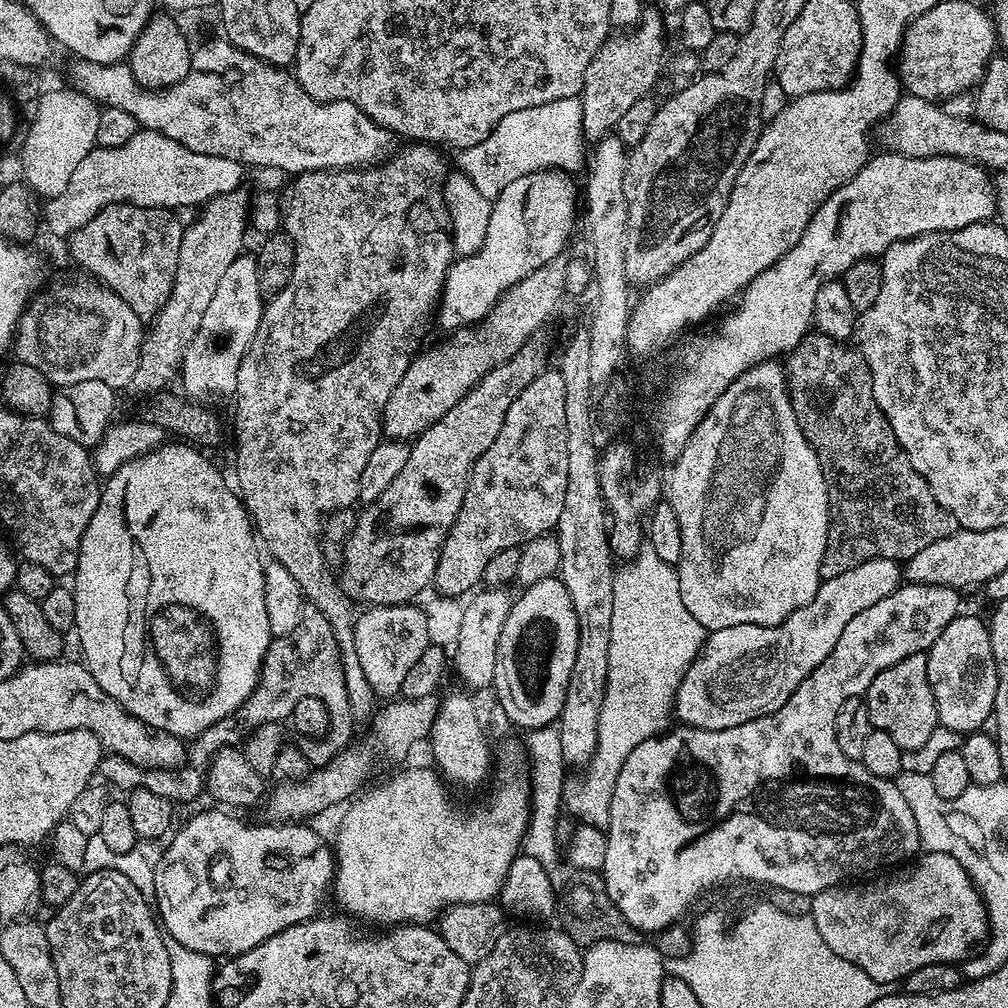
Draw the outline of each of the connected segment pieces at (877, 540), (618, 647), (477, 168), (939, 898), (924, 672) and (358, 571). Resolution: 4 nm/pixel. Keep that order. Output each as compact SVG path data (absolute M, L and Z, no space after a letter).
M812 330L787 353L786 359L788 365L783 366L782 373L793 414L802 434L818 454L820 469L828 483L828 537L820 563L821 577L827 572L836 576L846 574L846 570L862 566L862 562L874 558L906 562L918 554L918 550L930 546L930 542L950 538L950 534L958 530L956 519L949 516L938 498L934 498L934 490L930 490L926 478L914 470L906 450L902 450L884 411L874 398L870 366L859 347L831 340L823 332Z
M651 546L641 547L627 562L615 569L613 578L614 610L611 615L609 673L606 675L605 698L601 713L598 714L597 746L591 760L583 769L584 777L575 788L572 782L565 783L563 803L577 816L581 825L607 829L610 822L610 802L614 794L614 782L622 770L622 762L642 742L652 736L659 736L669 727L668 719L674 716L676 691L680 688L682 678L688 673L688 667L700 655L706 639L706 629L700 625L698 618L686 610L682 602L680 573L675 567L654 552Z
M579 97L556 99L542 106L527 107L502 118L482 142L463 149L459 168L474 182L488 200L495 200L515 178L530 172L547 170L574 170L585 167L586 138L583 134L584 114Z
M924 852L908 867L912 866L897 880L876 880L868 885L856 882L848 886L853 888L827 888L810 900L810 915L818 926L818 934L822 934L822 942L826 942L826 946L830 946L830 950L834 950L838 958L854 962L854 966L866 970L870 978L885 986L891 986L895 980L896 983L903 981L905 976L918 970L918 966L956 964L963 961L973 951L971 948L976 943L979 945L990 932L990 917L980 889L972 883L968 871L954 858L950 858L950 854Z
M915 652L902 658L902 662L894 662L894 666L882 670L878 678L870 682L866 699L873 728L890 734L904 751L918 750L940 724L925 653Z
M529 342L504 364L491 368L469 392L438 422L434 422L425 432L411 441L409 458L406 466L398 471L398 476L390 482L390 486L382 492L372 504L367 505L359 513L353 532L342 544L344 549L344 588L345 593L358 587L360 597L372 597L373 605L389 605L409 603L418 592L433 583L436 567L440 561L440 551L450 534L450 526L454 526L454 518L464 501L468 489L468 479L472 473L472 464L482 453L490 448L490 442L498 438L498 430L502 430L502 422L506 418L506 410L510 410L510 402L534 382L540 373L545 371L548 356L544 348L537 342Z

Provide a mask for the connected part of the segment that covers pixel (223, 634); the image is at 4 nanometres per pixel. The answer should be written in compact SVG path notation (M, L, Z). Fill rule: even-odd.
M144 454L134 456L130 463L117 469L115 476L103 481L98 508L94 510L94 518L90 518L90 526L86 526L86 534L82 534L82 546L74 579L70 584L76 615L74 636L80 639L80 648L84 651L82 660L88 673L106 694L110 694L110 698L114 698L126 711L134 714L134 718L146 722L151 728L163 728L173 736L193 738L214 726L220 719L236 714L259 685L260 667L264 664L264 655L274 639L270 618L267 617L264 564L256 553L258 540L244 501L206 457L200 456L195 460L192 456L184 456L177 464L148 464L148 459ZM132 480L140 480L140 488L131 488ZM159 484L160 493L151 492L151 488L156 488Z

